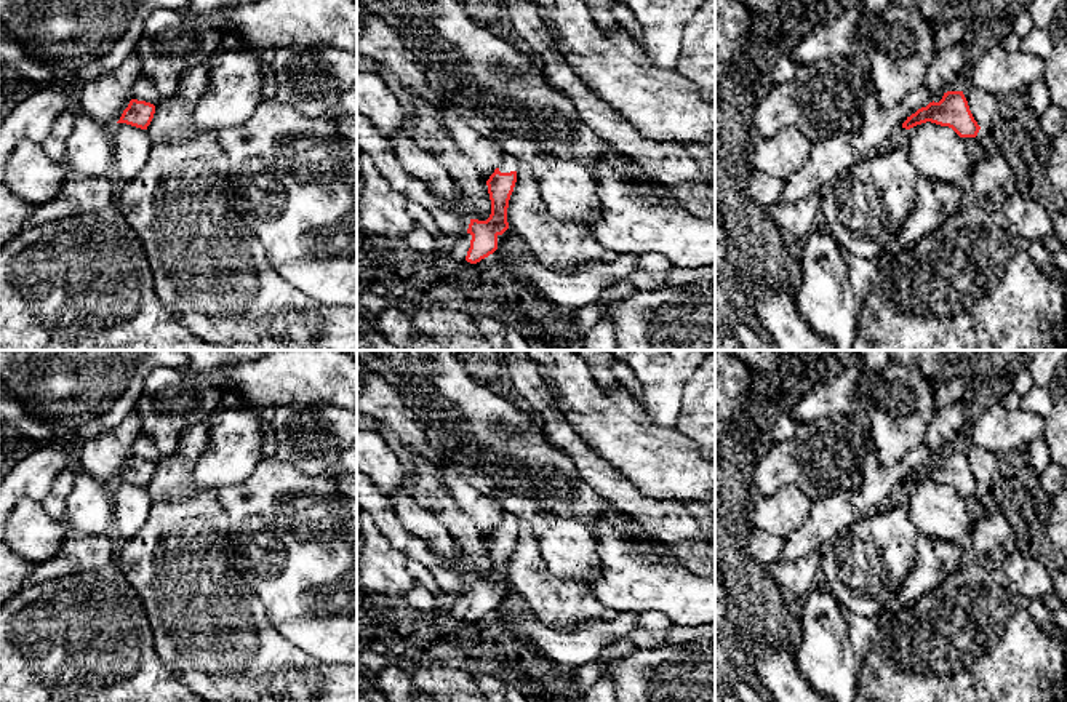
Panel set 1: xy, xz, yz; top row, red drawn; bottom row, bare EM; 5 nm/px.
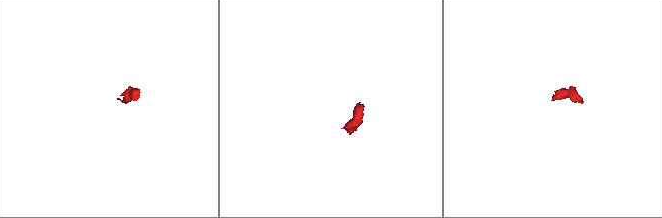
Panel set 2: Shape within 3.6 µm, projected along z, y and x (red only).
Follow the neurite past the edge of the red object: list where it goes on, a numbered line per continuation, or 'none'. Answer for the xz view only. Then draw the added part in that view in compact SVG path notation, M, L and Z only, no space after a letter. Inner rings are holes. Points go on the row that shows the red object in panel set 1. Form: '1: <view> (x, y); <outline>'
1: xz (507, 163); M504 154L504 157L501 158L501 163L499 163L499 171L501 173L510 173L510 171L517 171L518 170L518 160Z
2: xz (458, 248); M464 233L462 237L451 241L451 245L448 246L448 251L454 259L466 261L467 251L470 248L470 240L472 240L472 235Z

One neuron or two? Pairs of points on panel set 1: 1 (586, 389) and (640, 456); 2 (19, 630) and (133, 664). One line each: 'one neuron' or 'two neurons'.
1: one neuron
2: one neuron

